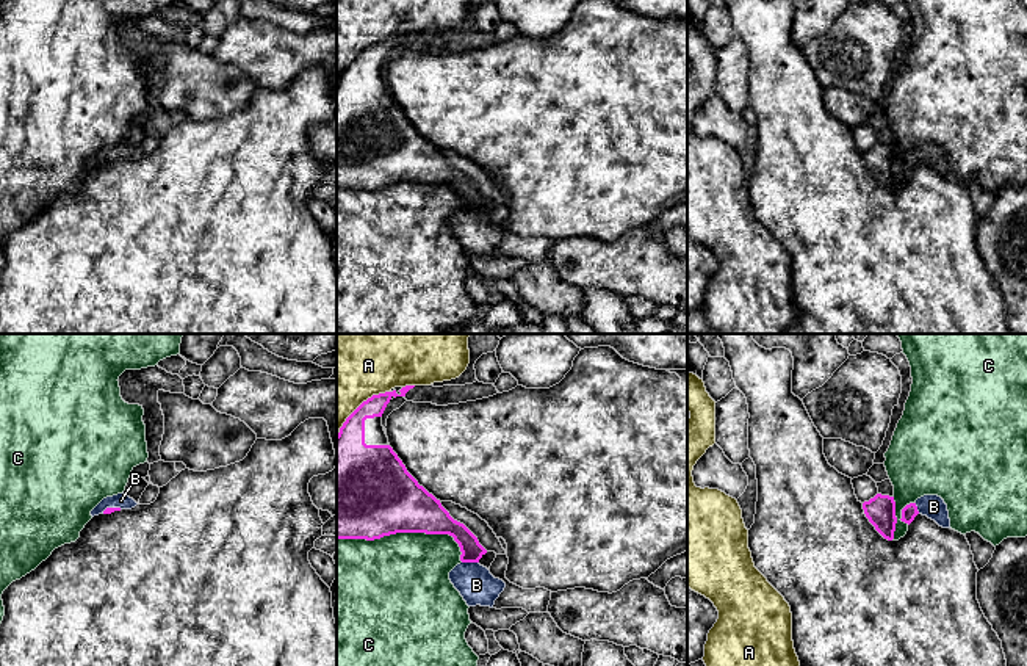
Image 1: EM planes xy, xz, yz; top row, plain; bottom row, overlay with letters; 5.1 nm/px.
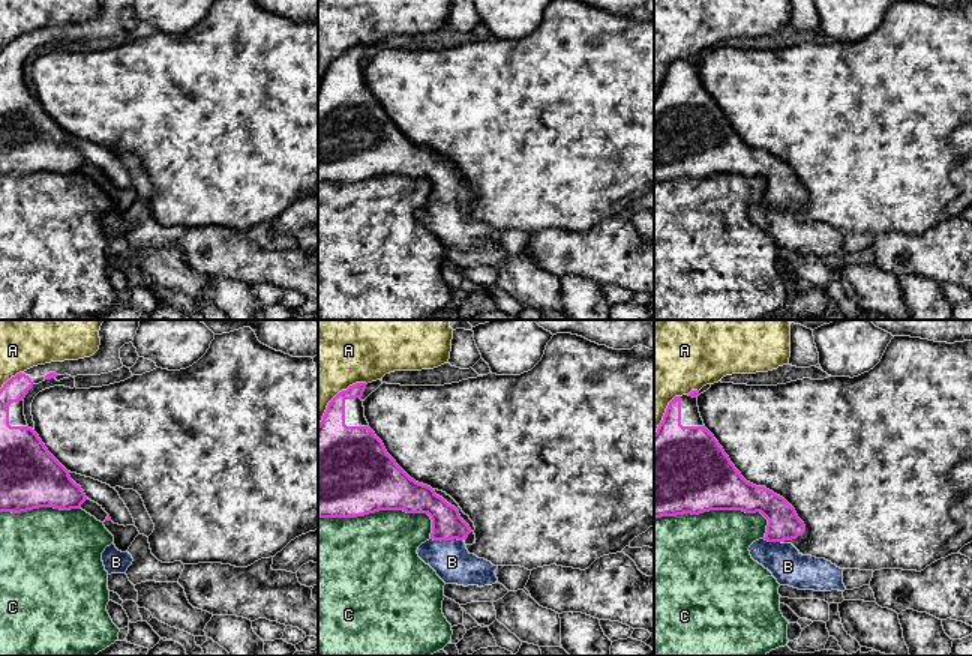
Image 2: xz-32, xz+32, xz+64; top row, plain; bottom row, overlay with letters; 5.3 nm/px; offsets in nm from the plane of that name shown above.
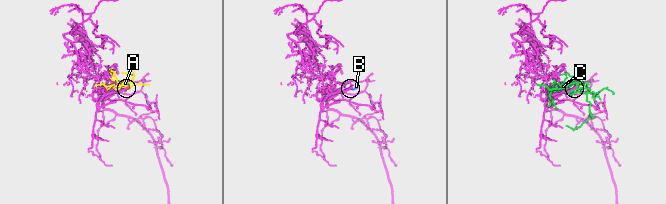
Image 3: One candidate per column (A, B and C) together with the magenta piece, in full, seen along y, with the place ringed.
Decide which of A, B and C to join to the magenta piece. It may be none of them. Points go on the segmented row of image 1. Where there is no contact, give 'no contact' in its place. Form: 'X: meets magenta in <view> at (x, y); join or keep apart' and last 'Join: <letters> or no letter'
A: meets magenta in xz at (359, 406); keep apart
B: meets magenta in xz at (470, 561); join
C: meets magenta in xz at (407, 532); keep apart
Join: B

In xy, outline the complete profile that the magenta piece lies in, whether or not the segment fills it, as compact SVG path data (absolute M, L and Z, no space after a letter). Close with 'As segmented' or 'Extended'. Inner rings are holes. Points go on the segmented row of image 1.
M117 494L113 497L106 497L103 498L92 511L91 516L99 516L99 514L111 514L114 511L121 511L121 509L132 509L135 508L138 503L130 498L128 495Z. Extended

